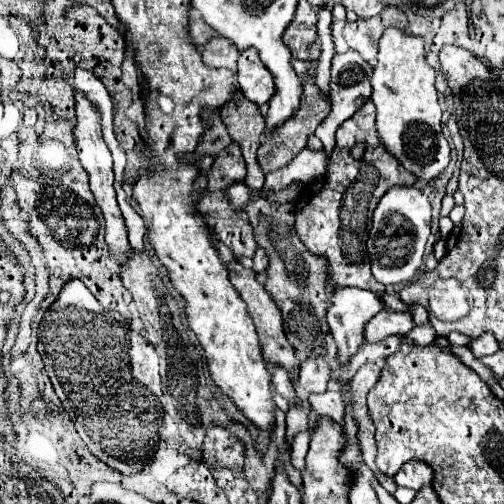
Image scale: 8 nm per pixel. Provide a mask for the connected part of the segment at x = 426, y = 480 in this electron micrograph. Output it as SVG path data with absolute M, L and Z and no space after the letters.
M406 462L406 466L402 466L402 470L394 476L398 486L404 488L412 488L412 490L422 490L426 486L432 486L432 470L428 464L424 462Z

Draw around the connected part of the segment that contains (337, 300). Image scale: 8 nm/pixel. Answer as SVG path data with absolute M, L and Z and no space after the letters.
M338 288L328 308L328 326L338 344L338 362L348 364L350 356L364 342L362 328L382 310L382 300L362 288Z

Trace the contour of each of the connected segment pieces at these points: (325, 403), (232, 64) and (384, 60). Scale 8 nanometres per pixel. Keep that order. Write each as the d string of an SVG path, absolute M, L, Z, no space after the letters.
M328 390L328 392L320 394L320 400L310 400L310 404L320 416L330 416L334 422L342 422L344 402L342 402L342 394L338 390Z
M210 38L202 48L200 48L202 60L204 64L212 66L212 68L228 68L230 72L238 72L236 70L236 60L240 56L240 52L230 46L230 42L226 38Z
M388 26L378 40L378 64L372 74L372 100L376 104L376 128L382 144L406 170L420 180L430 182L440 176L450 162L450 146L440 130L442 108L434 88L436 70L426 62L426 42L422 36L410 36L396 26Z

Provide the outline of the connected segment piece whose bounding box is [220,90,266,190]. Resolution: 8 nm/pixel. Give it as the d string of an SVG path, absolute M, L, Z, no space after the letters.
M236 90L232 100L222 106L220 116L222 116L222 122L226 124L232 140L242 146L242 156L248 166L244 184L250 186L252 190L260 190L264 184L264 174L260 172L260 168L256 164L256 150L260 146L260 136L266 130L260 108L254 102L250 102L248 98L244 98L240 94L240 90Z

